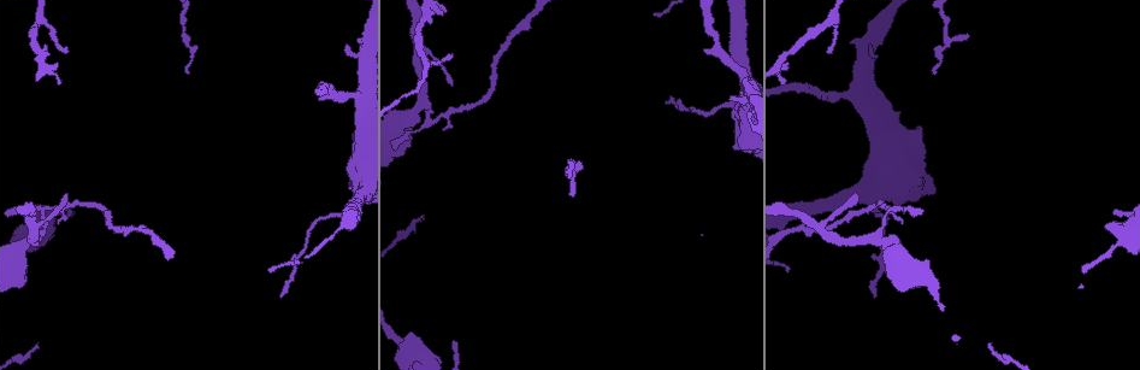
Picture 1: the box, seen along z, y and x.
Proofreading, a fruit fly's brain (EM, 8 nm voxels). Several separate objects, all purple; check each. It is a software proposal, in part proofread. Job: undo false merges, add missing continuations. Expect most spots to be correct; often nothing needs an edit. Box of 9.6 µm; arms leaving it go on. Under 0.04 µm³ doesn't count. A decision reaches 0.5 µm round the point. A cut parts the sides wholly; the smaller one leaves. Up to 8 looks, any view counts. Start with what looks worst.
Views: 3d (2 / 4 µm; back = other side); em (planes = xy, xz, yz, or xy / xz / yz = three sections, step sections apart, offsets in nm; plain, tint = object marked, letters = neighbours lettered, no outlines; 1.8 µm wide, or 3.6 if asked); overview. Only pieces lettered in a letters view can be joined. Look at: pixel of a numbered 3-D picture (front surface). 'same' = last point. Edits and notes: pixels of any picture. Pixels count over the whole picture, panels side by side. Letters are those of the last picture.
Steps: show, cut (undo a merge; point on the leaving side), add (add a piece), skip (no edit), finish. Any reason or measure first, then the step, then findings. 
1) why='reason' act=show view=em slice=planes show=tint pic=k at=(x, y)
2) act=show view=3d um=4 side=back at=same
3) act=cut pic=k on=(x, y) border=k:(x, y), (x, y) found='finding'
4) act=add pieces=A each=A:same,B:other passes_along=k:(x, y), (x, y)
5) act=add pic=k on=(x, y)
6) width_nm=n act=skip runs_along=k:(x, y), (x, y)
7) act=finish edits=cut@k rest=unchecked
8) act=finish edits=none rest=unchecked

why='thin end' act=show view=em slice=planes show=letters pic=1 at=(442, 13)

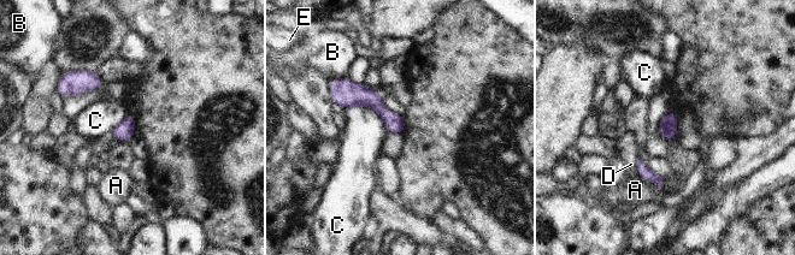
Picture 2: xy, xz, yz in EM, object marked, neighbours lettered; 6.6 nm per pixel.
act=skip each=A:other,B:other,C:other,D:other,E:other runs_along=2:(339, 89), (367, 96), (401, 129) found='none of them fits'

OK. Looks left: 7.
why='branch stops here' act=show view=em slice=planes show=letters pic=1 at=(455, 343)

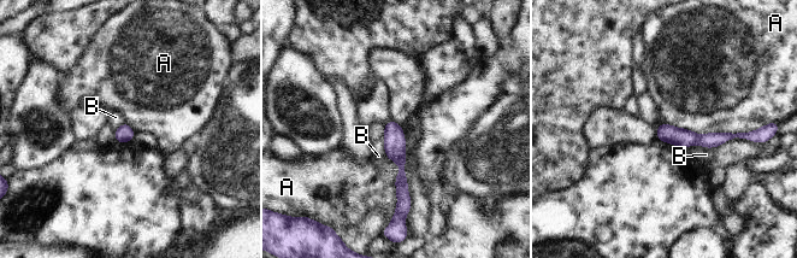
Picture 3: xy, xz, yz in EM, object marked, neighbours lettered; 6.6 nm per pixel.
width_nm=120 act=skip each=A:other,B:other runs_along=3:(390, 124), (401, 162), (402, 205) found='no lettered piece goes on from it'

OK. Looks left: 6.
why='abrupt turn' act=show view=3d um=4 pic=1 at=(430, 121)

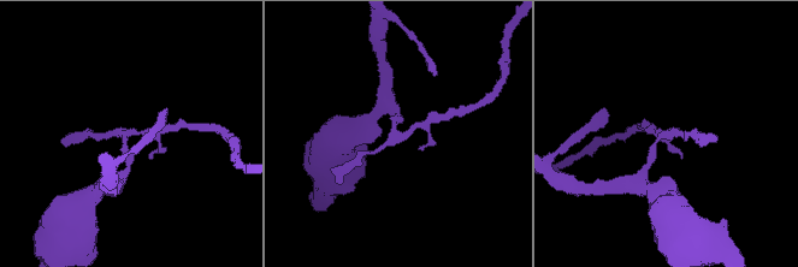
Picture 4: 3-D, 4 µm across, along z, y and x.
act=show view=em slice=planes show=tint pic=4 at=(666, 133)

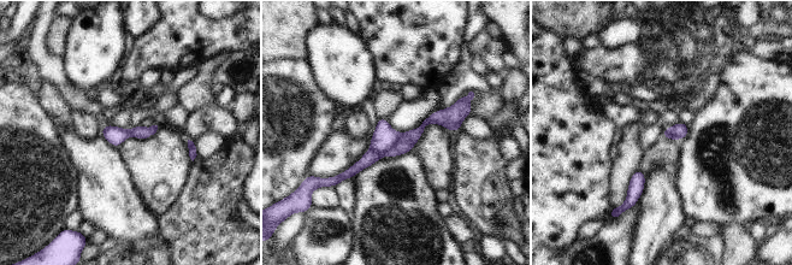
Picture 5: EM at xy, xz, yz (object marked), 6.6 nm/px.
why='see the neighbours' act=show view=em slice=planes show=letters at=same

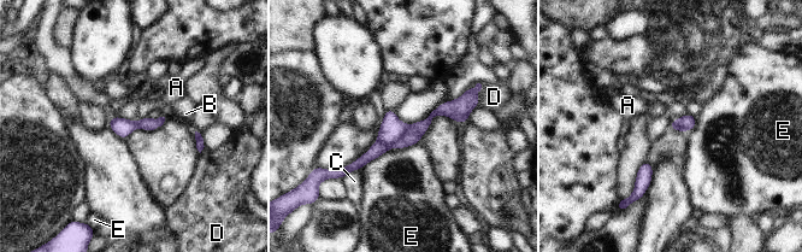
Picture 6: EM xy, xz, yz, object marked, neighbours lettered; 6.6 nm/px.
act=cut pic=6 on=(414, 132) each=A:other,B:other,C:other,D:other,E:other part_leaving=6:(467, 94), (404, 142), (347, 169) found='two cells meet here'

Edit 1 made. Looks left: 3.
why='thick end' act=show view=3d um=4 pic=1 at=(348, 45)

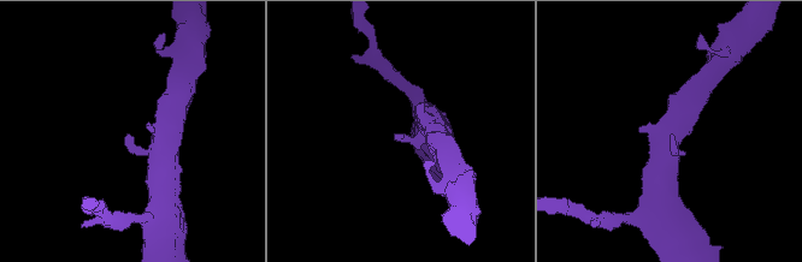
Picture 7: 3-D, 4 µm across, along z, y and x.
act=show view=em slice=xy step=16 show=letters pic=7 at=(400, 134)

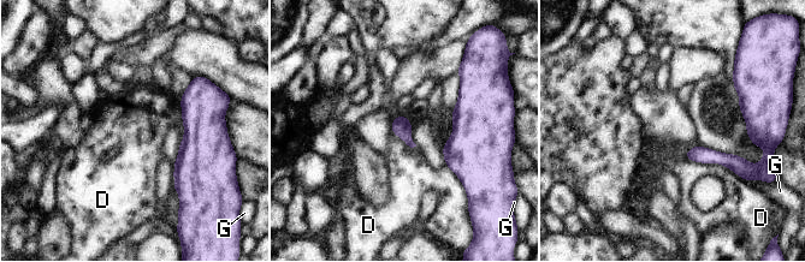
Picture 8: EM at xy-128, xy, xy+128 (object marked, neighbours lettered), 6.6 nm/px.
act=skip each=D:other,G:other border=8:(391, 130), (407, 144), (415, 147) found='no lettered piece goes on from it'

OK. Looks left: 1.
act=finish edits=cut@6 rest=unchecked

